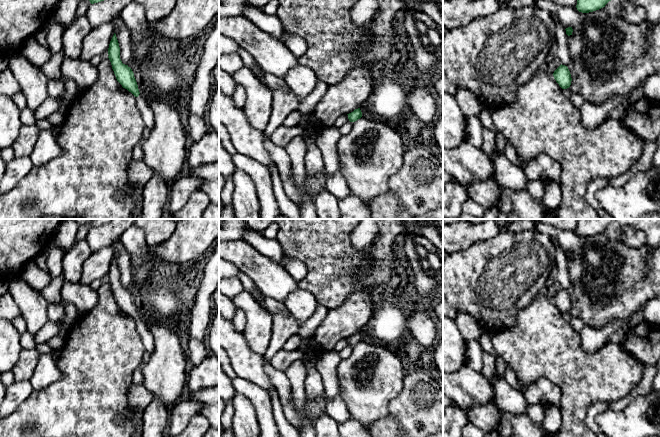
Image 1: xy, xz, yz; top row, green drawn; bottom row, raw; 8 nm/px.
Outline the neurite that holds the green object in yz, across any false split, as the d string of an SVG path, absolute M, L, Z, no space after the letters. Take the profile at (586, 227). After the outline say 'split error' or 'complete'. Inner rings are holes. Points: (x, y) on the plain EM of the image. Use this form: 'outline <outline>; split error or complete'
outline M578 219L576 232L582 237L593 236L605 231L614 220L615 219Z; complete

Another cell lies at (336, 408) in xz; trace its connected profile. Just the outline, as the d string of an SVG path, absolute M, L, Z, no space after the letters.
M340 395L329 399L325 397L325 414L334 419L339 424L351 420L348 407Z

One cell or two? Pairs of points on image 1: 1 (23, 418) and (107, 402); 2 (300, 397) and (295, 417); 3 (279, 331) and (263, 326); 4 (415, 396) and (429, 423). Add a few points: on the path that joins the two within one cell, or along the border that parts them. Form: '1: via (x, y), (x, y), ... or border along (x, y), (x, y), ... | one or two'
1: via (44, 415), (68, 409), (78, 409), (86, 403) | one
2: border along (291, 386), (290, 402), (301, 412) | two
3: border along (272, 316), (272, 336), (265, 351) | two
4: via (422, 403), (422, 407), (429, 416) | one

